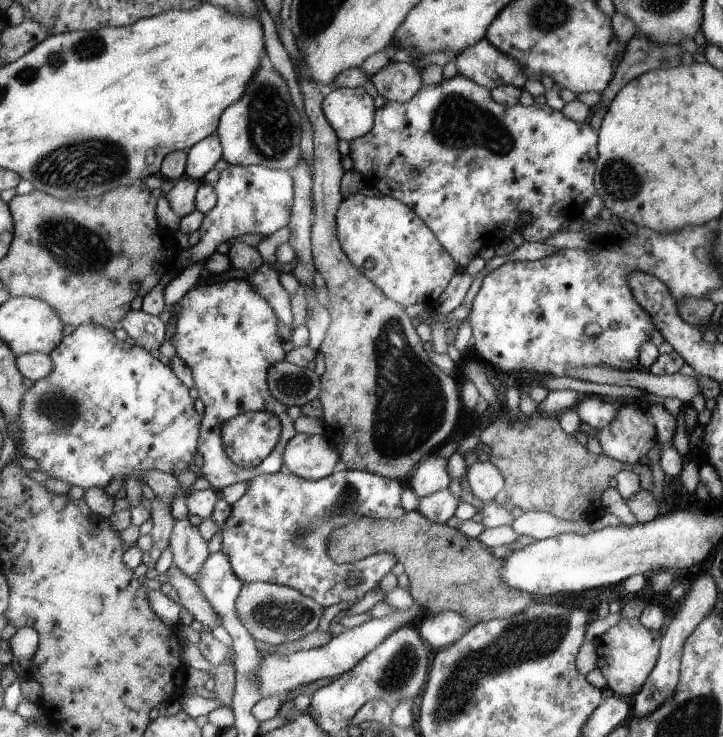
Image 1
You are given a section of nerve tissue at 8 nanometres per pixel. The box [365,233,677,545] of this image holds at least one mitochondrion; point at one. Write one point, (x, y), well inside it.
(409, 406)

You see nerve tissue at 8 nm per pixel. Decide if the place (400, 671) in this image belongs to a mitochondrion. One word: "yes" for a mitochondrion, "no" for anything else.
yes

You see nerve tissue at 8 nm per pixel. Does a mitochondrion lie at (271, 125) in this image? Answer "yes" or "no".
yes

